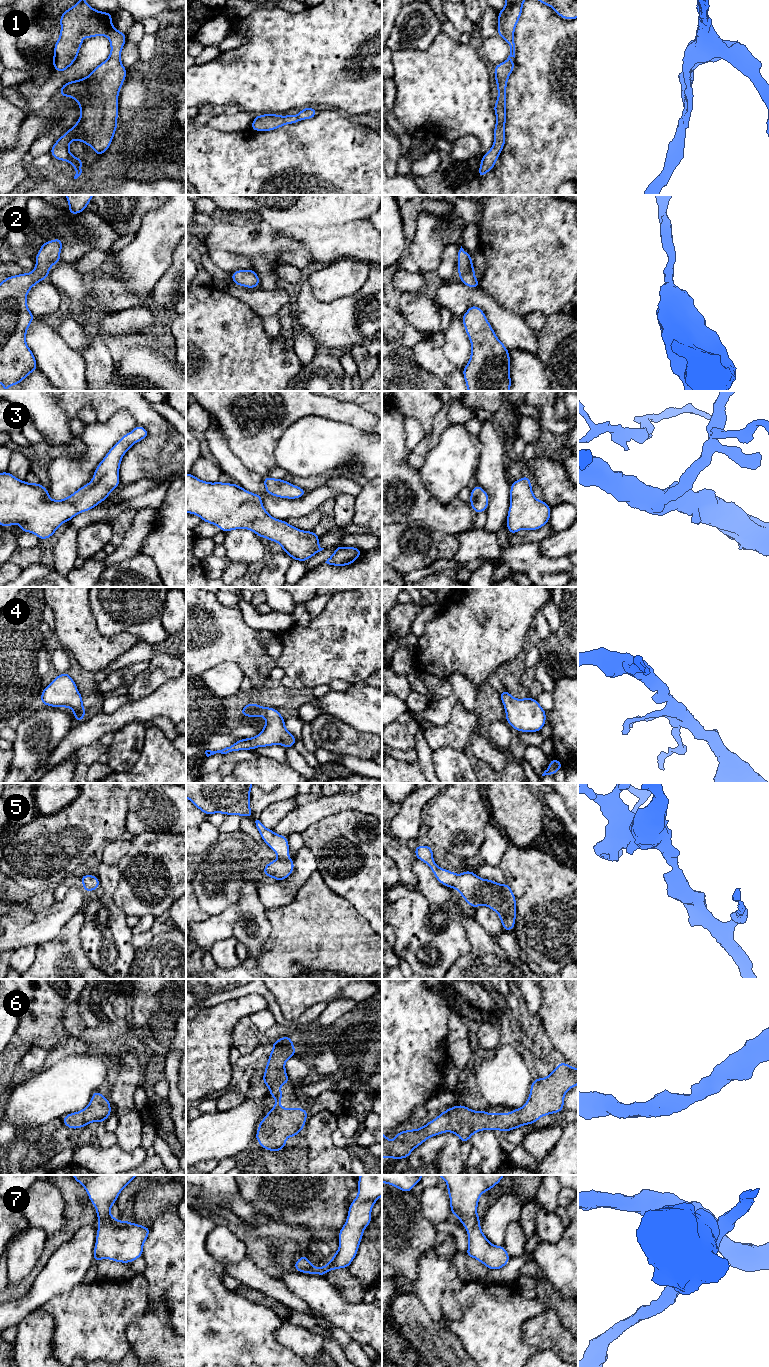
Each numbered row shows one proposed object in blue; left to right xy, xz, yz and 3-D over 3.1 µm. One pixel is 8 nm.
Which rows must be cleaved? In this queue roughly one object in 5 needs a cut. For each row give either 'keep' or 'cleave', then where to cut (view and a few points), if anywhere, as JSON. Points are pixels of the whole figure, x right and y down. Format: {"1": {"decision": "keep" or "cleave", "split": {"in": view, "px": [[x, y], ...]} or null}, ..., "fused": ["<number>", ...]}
{"1": {"decision": "keep", "split": null}, "2": {"decision": "keep", "split": null}, "3": {"decision": "keep", "split": null}, "4": {"decision": "keep", "split": null}, "5": {"decision": "keep", "split": null}, "6": {"decision": "keep", "split": null}, "7": {"decision": "keep", "split": null}, "fused": []}

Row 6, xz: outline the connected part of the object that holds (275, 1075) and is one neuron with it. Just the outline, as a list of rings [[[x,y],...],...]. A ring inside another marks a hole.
[[[282,1036],[279,1040],[271,1042],[273,1049],[268,1057],[268,1062],[265,1067],[262,1082],[267,1085],[270,1091],[267,1093],[274,1097],[274,1107],[260,1121],[255,1139],[259,1142],[263,1149],[272,1152],[279,1152],[286,1146],[286,1139],[290,1136],[297,1137],[298,1133],[305,1128],[305,1121],[308,1117],[308,1112],[302,1108],[282,1108],[280,1106],[283,1092],[280,1090],[282,1084],[290,1083],[286,1073],[286,1061],[295,1056],[296,1048],[293,1045],[293,1040],[289,1036]]]

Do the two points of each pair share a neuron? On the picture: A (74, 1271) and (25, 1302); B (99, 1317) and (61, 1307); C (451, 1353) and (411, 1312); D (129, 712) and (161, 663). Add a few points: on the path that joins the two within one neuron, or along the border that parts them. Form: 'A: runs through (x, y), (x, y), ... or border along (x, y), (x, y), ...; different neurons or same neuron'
A: runs through (62, 1272), (37, 1296); same neuron
B: runs through (90, 1317), (84, 1317), (70, 1311); same neuron
C: runs through (441, 1343), (420, 1322); same neuron
D: border along (158, 688), (145, 696), (130, 701); different neurons

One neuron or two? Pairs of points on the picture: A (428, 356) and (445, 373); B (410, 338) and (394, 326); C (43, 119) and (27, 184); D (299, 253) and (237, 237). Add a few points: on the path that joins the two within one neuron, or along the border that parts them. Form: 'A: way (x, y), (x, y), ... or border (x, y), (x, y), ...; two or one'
A: way (432, 360), (441, 369); one
B: way (406, 335), (398, 330); one
C: border (28, 177), (19, 184); two
D: way (284, 248), (266, 248), (258, 241), (252, 241); one

